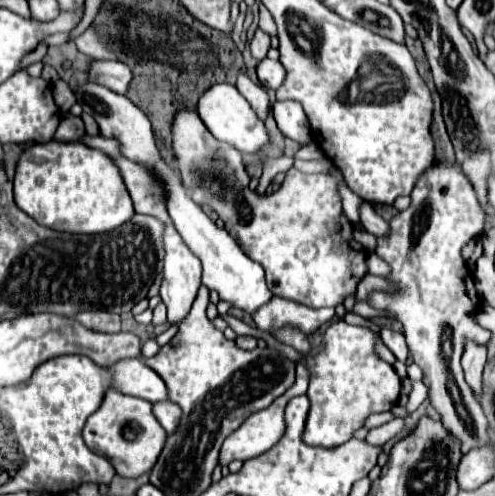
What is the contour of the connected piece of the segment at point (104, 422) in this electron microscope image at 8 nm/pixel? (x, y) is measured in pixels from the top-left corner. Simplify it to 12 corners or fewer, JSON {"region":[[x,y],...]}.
{"region":[[109,388],[83,440],[117,474],[155,466],[167,434],[151,402]]}

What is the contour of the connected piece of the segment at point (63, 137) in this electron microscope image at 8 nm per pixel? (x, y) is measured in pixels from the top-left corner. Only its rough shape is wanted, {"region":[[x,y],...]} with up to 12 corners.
{"region":[[67,114],[53,138],[75,142],[85,134],[81,118]]}

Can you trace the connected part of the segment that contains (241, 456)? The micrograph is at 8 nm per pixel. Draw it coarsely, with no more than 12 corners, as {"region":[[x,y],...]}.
{"region":[[309,372],[269,408],[251,414],[221,448],[219,462],[249,460],[285,434],[285,407],[307,392]]}

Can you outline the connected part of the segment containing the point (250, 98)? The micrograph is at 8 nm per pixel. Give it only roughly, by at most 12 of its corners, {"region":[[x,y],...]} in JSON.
{"region":[[241,70],[237,90],[265,120],[271,106],[265,88]]}

